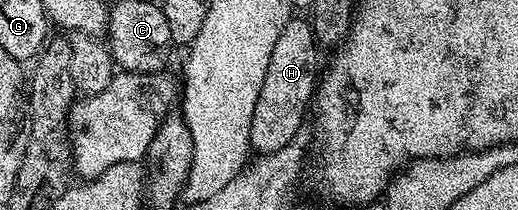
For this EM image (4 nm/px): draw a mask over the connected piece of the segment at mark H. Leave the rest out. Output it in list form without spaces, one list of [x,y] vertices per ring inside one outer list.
[[[290,17],[283,32],[279,32],[279,40],[275,40],[275,48],[267,64],[267,76],[263,76],[263,88],[259,88],[259,100],[255,100],[249,144],[261,156],[279,152],[284,146],[294,145],[296,138],[293,137],[300,132],[301,125],[305,122],[305,113],[310,113],[315,97],[319,81],[319,43],[313,34],[312,25],[301,18],[304,17]]]

